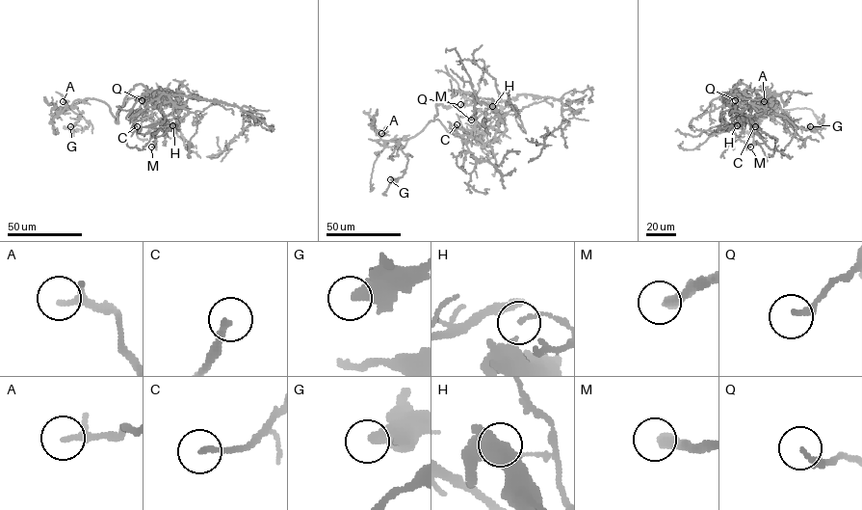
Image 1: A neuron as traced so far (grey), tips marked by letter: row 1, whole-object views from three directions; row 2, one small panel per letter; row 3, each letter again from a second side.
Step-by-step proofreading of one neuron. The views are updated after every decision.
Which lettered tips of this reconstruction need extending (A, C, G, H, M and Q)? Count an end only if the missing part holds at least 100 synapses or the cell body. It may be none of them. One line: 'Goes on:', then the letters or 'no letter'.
Goes on: no letter

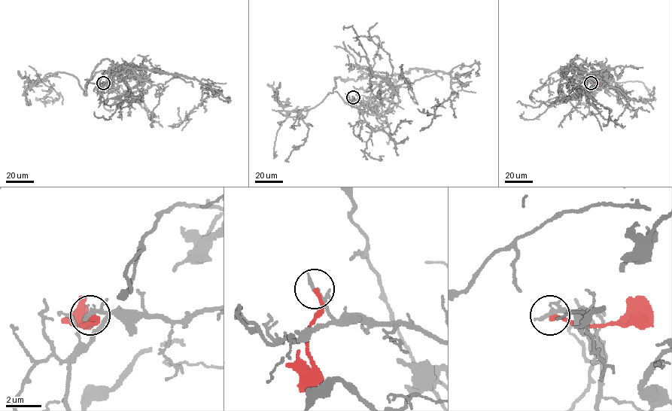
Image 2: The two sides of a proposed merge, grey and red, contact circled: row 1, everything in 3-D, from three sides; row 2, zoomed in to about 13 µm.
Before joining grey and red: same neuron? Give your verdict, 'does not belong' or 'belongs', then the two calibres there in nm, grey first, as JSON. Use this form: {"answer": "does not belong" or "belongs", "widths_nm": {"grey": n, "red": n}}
{"answer": "does not belong", "widths_nm": {"grey": 200, "red": 240}}

